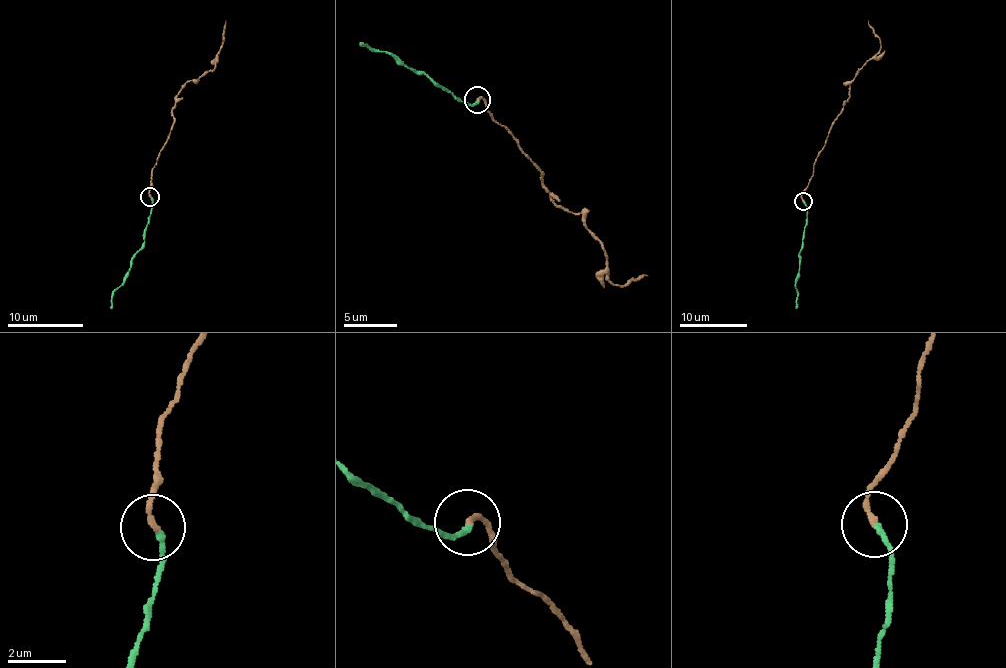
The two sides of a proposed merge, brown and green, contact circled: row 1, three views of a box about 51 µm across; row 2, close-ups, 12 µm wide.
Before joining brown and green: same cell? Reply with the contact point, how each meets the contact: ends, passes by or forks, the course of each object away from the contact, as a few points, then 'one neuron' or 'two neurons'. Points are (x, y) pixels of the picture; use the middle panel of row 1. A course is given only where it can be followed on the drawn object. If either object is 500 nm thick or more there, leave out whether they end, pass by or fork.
at (477, 99); brown ends there; green ends there; brown runs (476, 100), (484, 100), (507, 128), (562, 206), (583, 218), (603, 245), (610, 282), (623, 286), (648, 276); green runs (476, 100), (465, 102), (400, 61), (359, 43); one neuron

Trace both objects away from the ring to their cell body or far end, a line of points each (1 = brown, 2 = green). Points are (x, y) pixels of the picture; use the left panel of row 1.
1: (150, 197), (149, 186), (156, 156), (174, 121), (175, 99), (181, 88), (212, 70), (226, 21)
2: (150, 197), (152, 213), (145, 227), (145, 246), (134, 253), (128, 277), (113, 293), (110, 308)

